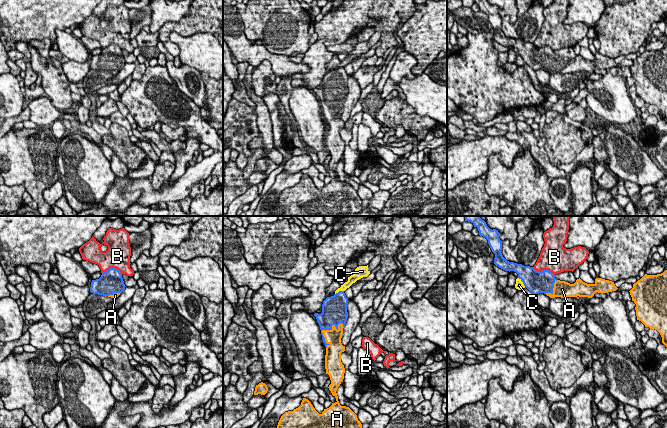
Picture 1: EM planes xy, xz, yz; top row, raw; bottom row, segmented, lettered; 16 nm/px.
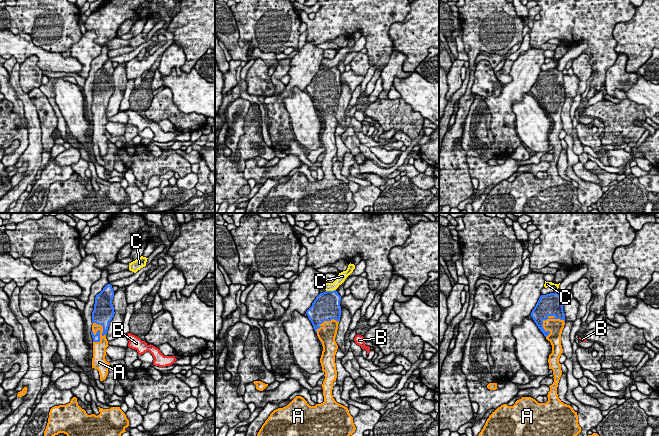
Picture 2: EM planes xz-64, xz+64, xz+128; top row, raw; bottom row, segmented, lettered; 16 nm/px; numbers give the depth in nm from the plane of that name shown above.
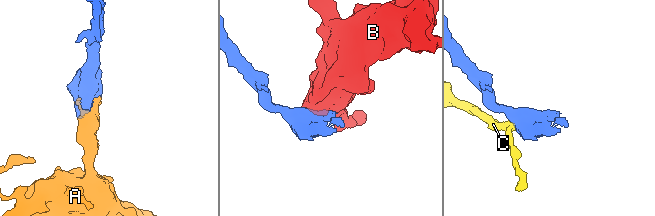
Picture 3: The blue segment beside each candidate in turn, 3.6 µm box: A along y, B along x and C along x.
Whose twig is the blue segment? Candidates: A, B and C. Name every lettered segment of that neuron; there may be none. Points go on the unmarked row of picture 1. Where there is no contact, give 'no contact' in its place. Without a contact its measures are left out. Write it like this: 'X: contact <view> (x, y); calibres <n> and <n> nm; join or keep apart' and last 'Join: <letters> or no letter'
A: contact xz (324, 105); calibres 300 and 260 nm; join
B: contact yz (544, 46); calibres 360 and 420 nm; keep apart
C: contact yz (522, 57); calibres 360 and 140 nm; keep apart
Join: A

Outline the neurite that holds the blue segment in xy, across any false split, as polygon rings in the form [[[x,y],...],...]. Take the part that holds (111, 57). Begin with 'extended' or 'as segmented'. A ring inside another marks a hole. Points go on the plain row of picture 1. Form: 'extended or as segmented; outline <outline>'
extended; outline [[[110,44],[103,48],[99,55],[92,56],[90,68],[116,75],[125,66],[125,63],[120,47]]]

